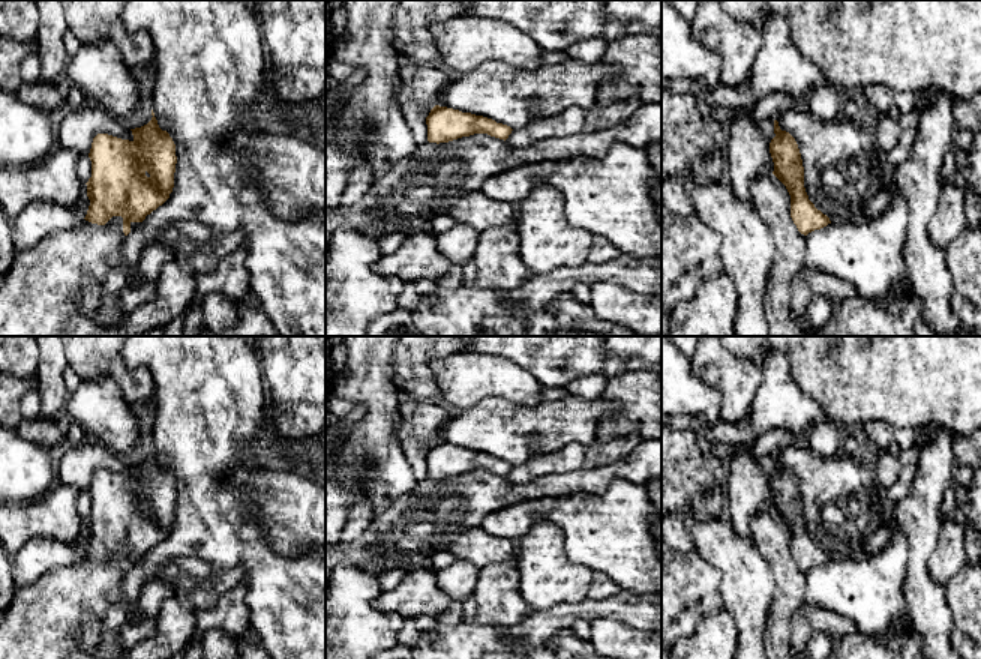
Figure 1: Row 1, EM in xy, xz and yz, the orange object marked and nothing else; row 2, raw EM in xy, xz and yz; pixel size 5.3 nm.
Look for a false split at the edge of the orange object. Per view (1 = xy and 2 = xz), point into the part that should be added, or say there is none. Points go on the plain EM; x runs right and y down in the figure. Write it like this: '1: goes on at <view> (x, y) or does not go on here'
1: does not go on here
2: does not go on here

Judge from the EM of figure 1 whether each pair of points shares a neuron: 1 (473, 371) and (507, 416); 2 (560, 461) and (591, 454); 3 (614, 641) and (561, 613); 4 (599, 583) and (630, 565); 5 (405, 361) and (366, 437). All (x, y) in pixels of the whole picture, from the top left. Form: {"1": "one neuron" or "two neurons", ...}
{"1": "two neurons", "2": "one neuron", "3": "two neurons", "4": "two neurons", "5": "two neurons"}

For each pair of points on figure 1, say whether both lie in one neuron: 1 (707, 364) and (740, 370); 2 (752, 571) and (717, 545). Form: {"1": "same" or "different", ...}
{"1": "same", "2": "same"}

